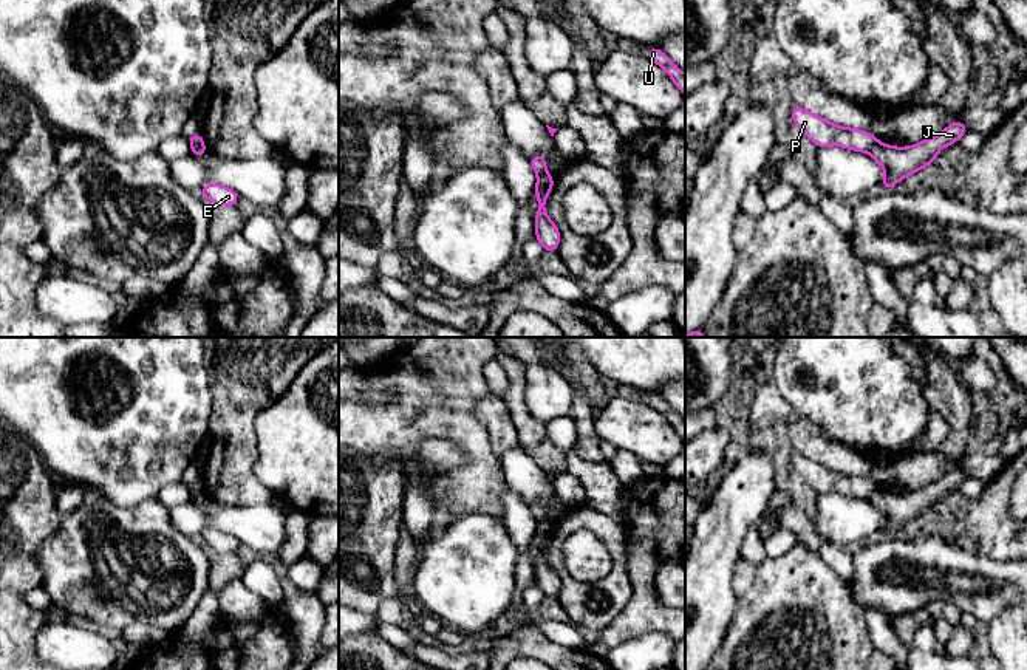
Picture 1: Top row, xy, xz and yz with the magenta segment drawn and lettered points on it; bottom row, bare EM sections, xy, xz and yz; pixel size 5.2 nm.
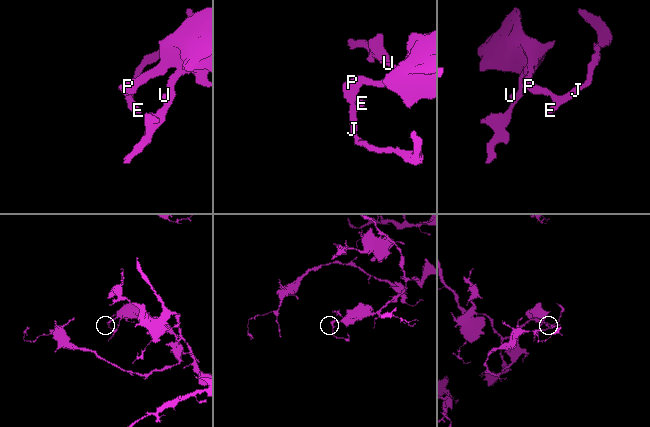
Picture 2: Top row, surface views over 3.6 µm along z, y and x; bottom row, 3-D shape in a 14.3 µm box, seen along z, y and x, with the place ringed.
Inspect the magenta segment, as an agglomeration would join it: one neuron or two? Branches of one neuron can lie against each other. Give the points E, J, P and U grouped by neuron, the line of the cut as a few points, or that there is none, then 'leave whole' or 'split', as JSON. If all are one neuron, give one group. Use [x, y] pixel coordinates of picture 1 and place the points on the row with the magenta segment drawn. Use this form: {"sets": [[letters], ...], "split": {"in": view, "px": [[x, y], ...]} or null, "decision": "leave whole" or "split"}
{"sets": [["E", "J"], ["P", "U"]], "split": {"in": "yz", "px": [[876, 140], [868, 152]]}, "decision": "split"}

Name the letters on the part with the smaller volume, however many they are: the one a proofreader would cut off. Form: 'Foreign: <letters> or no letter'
Foreign: E, J

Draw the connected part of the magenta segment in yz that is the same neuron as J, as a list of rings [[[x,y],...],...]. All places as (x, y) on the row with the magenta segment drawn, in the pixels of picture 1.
[[[954,121],[939,135],[909,147],[892,147],[875,141],[868,153],[885,169],[882,189],[891,190],[903,178],[937,161],[939,150],[945,145],[953,145],[967,132],[968,128],[964,122]]]

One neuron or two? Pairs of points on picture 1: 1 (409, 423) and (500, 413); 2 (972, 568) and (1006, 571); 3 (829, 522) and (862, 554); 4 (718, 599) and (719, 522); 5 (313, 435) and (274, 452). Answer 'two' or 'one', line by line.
1: two
2: one
3: two
4: one
5: one

